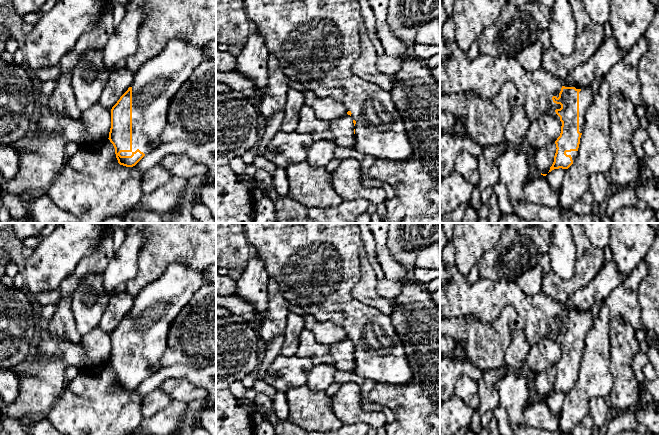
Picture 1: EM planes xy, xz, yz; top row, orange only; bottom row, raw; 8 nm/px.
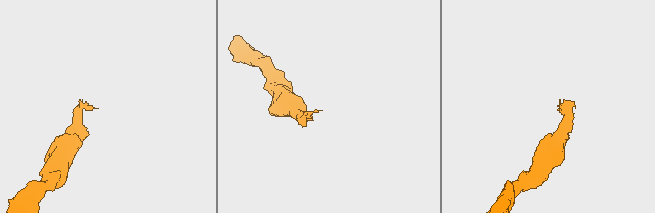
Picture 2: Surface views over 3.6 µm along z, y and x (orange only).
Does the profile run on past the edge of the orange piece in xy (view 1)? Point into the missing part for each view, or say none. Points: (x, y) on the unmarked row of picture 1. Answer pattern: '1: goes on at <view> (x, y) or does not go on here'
1: goes on at xy (157, 305)

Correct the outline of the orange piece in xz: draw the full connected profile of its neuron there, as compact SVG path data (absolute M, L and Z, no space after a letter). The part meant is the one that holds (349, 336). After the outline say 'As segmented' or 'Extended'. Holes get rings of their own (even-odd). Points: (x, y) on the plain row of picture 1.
M243 223L248 242L270 278L277 283L284 299L304 309L318 322L331 321L347 333L353 343L356 368L354 373L372 379L376 383L402 385L412 380L412 371L407 360L404 345L391 317L377 308L354 299L351 291L361 277L360 252L364 244L357 223Z. Extended

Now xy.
M173 263L165 269L158 279L152 281L134 297L132 309L111 333L111 352L108 363L115 372L116 382L120 389L135 390L146 378L162 367L160 360L167 347L167 335L170 326L195 292L205 284L208 282L204 277L203 270Z. Extended

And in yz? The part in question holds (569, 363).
M440 255L440 315L444 319L473 316L483 324L490 324L498 319L502 309L507 305L513 306L524 320L523 332L531 346L547 336L554 337L560 343L561 357L555 365L557 373L549 396L559 392L568 393L578 379L586 335L593 327L594 316L590 309L567 309L565 303L552 300L542 291L531 297L526 296L515 281L504 278L495 282L480 278L474 284L468 284L466 275L461 273L455 264L446 267Z. Extended

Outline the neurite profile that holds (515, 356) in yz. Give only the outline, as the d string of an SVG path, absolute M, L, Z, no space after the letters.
M513 327L511 334L512 340L505 352L504 360L508 369L520 372L525 366L526 356L531 345L527 342L523 330L516 330Z

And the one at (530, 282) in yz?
M536 265L523 272L515 282L526 296L531 297L541 292L543 275L542 268Z

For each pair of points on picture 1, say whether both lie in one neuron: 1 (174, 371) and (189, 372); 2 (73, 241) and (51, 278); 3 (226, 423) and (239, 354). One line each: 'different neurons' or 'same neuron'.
1: same neuron
2: same neuron
3: same neuron

